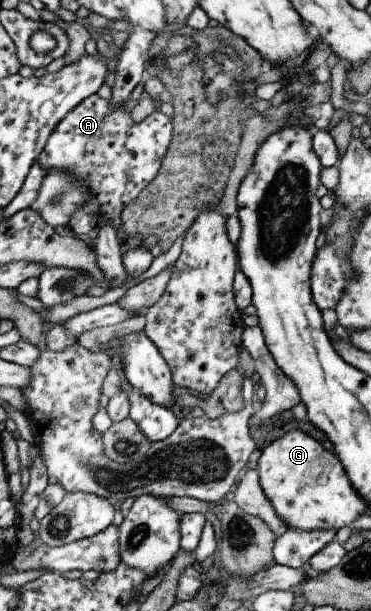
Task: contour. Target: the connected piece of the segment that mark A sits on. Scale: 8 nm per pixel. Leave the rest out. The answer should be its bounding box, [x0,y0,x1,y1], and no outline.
[37,93,173,237]

